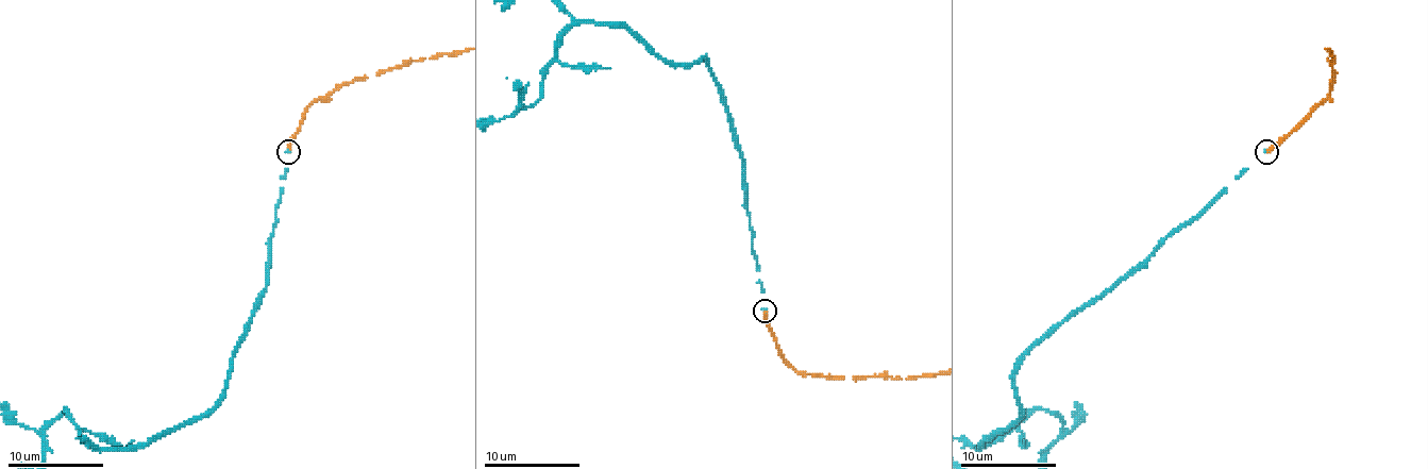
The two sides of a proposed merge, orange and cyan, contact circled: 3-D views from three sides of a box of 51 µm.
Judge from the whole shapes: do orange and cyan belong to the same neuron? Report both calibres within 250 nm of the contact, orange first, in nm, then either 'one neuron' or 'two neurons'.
240 nm thick on the orange side, 140 nm on the other; one neuron

